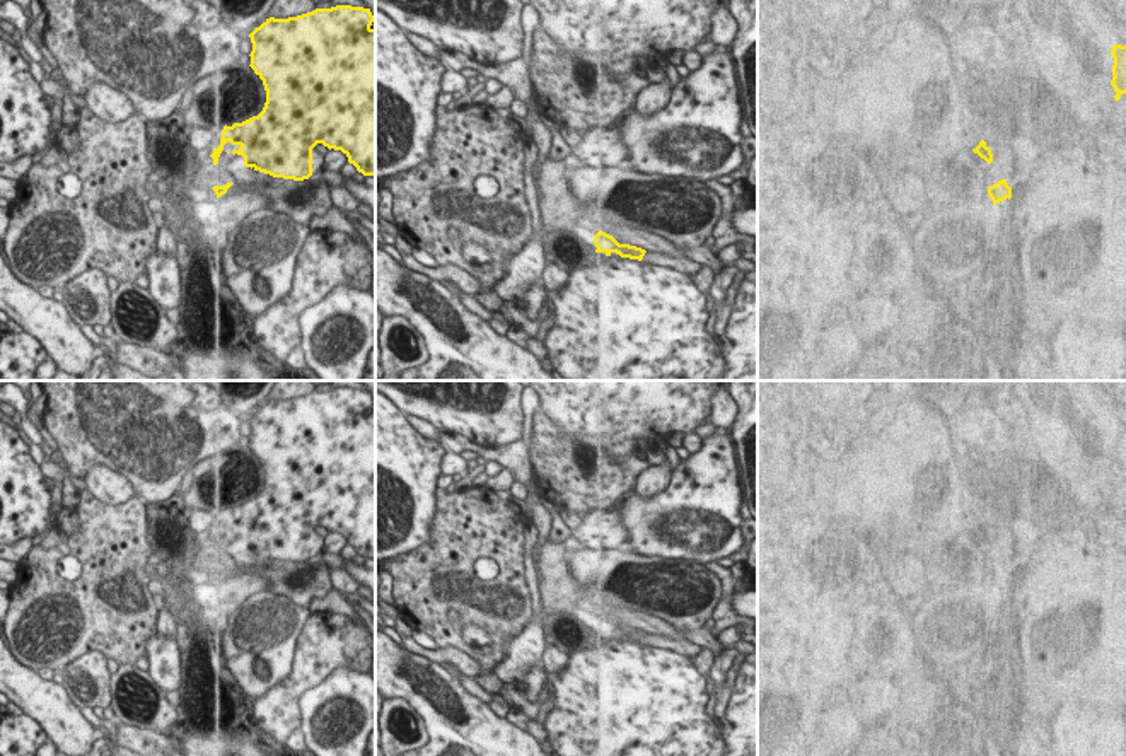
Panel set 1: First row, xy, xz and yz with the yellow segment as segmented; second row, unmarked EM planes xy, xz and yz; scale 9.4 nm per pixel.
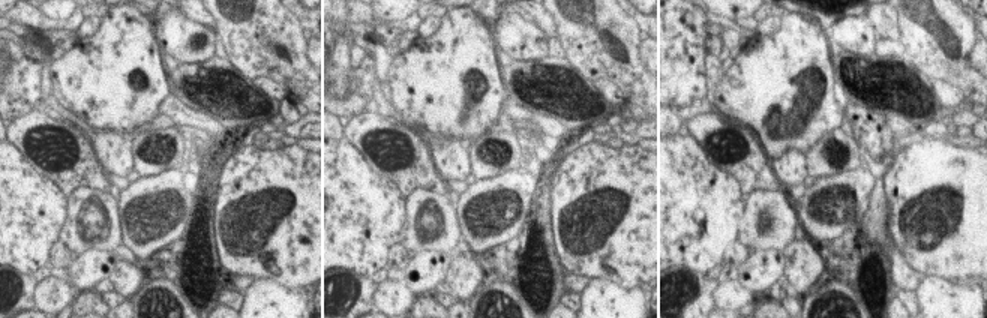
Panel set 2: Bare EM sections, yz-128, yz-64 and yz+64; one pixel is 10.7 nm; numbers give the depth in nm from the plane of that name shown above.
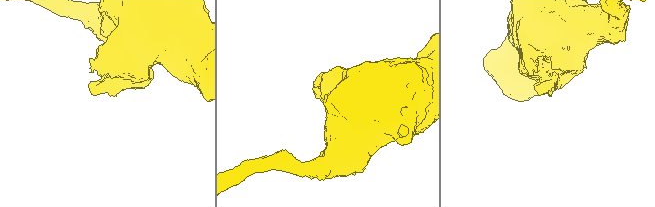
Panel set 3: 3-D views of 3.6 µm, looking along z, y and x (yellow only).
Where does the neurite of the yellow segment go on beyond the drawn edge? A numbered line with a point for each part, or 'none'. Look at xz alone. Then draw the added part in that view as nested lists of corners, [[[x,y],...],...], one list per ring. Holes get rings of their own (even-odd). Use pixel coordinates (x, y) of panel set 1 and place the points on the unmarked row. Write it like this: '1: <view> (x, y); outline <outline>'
none

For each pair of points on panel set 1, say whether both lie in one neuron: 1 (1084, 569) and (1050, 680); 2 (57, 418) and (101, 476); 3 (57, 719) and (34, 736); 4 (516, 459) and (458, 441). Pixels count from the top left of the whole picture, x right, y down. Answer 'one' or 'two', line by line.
1: one
2: two
3: two
4: one

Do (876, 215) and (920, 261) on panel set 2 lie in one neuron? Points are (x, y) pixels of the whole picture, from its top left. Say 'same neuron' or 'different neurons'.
different neurons

